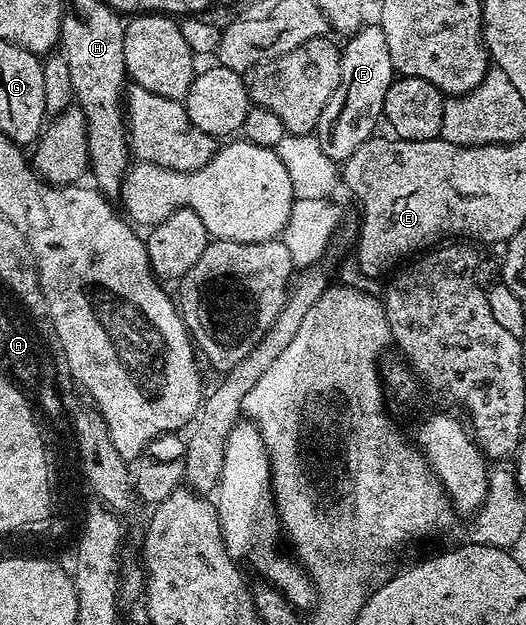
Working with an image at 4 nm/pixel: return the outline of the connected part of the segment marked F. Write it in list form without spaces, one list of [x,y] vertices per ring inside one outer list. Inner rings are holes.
[[[377,22],[364,23],[362,28],[346,37],[347,45],[342,45],[339,61],[341,74],[337,90],[325,102],[321,118],[317,122],[313,135],[321,144],[321,151],[331,160],[347,160],[366,140],[376,135],[375,127],[383,120],[385,94],[397,78],[393,62],[389,58],[389,46],[385,43],[385,34]]]

